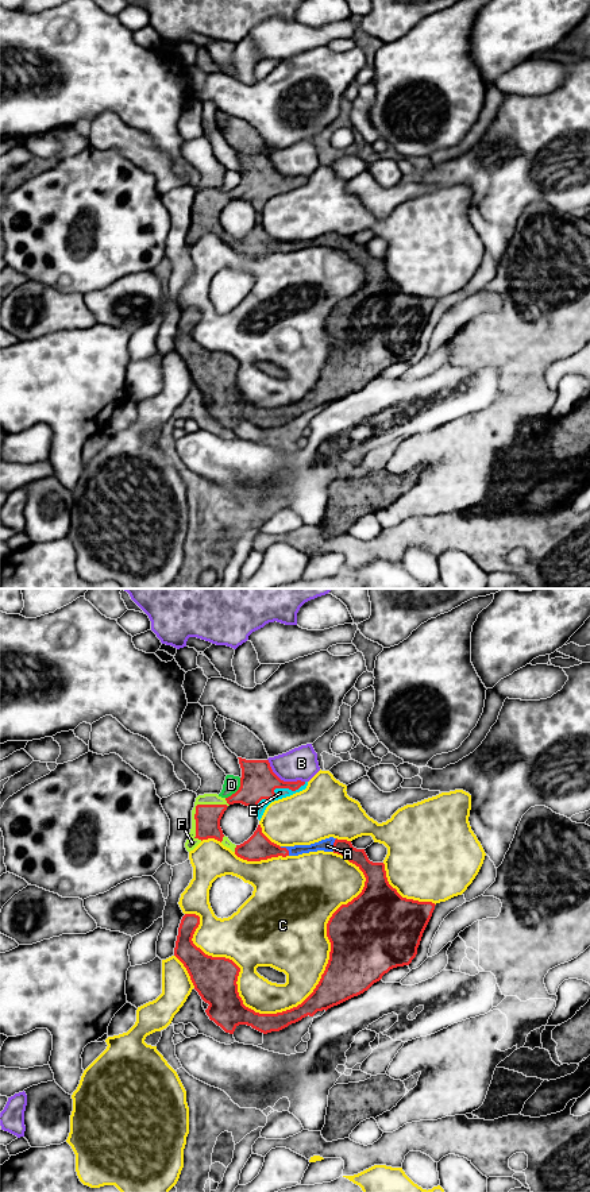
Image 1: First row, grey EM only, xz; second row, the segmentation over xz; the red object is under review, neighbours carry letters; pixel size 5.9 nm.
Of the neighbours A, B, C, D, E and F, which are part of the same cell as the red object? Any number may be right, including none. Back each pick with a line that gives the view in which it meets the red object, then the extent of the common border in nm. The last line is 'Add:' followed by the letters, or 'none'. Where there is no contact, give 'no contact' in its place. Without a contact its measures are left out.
A: contact in xz; length 80 nm
E: contact in xz; length 360 nm
F: contact in xz; length 320 nm
Add: A, E, F

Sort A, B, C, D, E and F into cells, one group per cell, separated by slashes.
A E F / B / C / D

